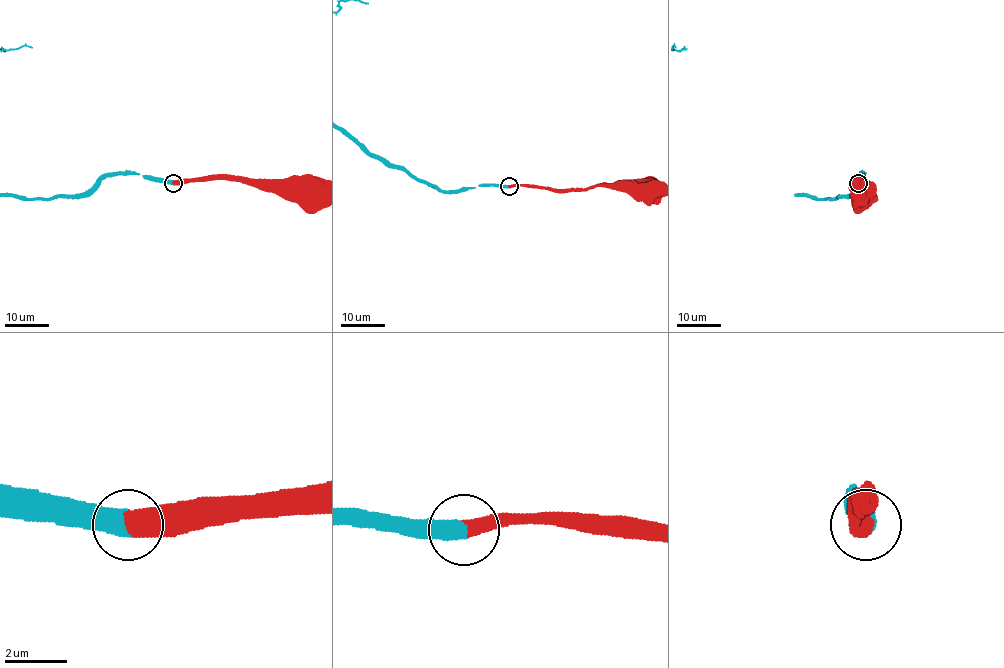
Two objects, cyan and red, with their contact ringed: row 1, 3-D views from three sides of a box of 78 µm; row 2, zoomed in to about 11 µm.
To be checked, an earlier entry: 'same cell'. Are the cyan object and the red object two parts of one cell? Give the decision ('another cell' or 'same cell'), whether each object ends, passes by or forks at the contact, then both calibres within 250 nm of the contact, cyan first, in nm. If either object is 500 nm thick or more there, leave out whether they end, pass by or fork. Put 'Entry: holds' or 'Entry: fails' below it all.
same cell | 500/600 nm
Entry: holds

